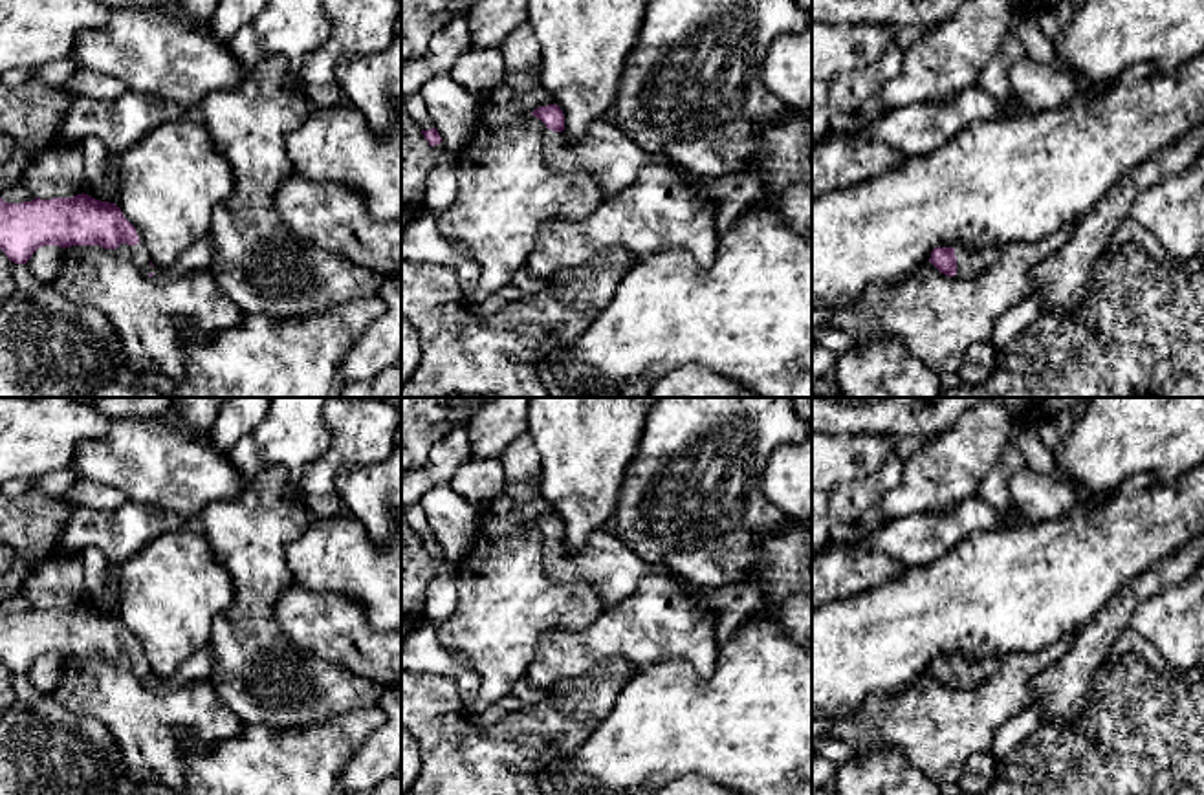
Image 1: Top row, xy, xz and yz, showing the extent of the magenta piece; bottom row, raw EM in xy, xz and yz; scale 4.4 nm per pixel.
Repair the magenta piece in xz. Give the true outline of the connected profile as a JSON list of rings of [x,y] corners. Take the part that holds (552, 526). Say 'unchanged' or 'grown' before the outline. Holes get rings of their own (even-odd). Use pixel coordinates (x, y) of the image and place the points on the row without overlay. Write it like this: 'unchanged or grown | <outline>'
grown | [[[557,515],[539,517],[531,526],[546,535],[544,573],[555,583],[594,586],[601,595],[603,608],[632,595],[638,584],[656,572],[629,550],[612,529],[590,535],[581,551],[568,553],[563,546],[564,524]]]

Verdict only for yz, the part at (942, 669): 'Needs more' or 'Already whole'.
Needs more

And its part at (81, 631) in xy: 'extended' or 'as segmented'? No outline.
extended

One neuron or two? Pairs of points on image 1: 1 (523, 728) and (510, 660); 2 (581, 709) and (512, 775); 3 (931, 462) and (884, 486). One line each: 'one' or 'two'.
1: two
2: one
3: two

